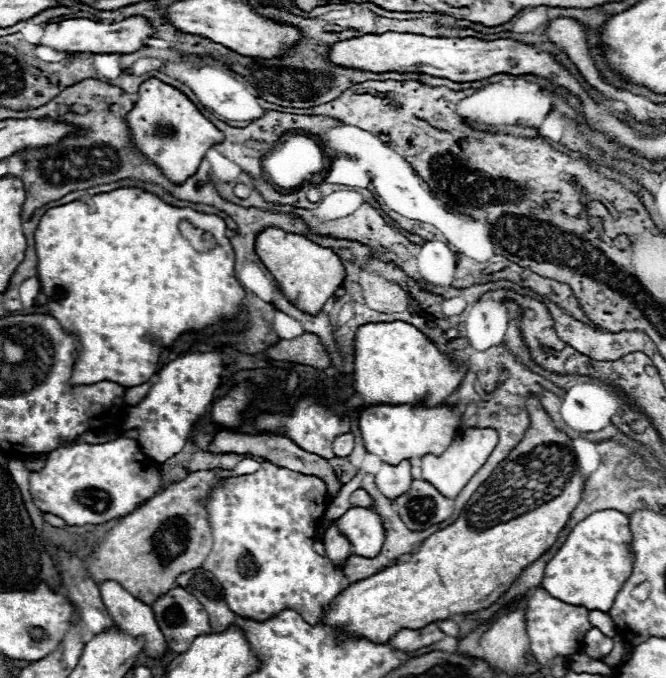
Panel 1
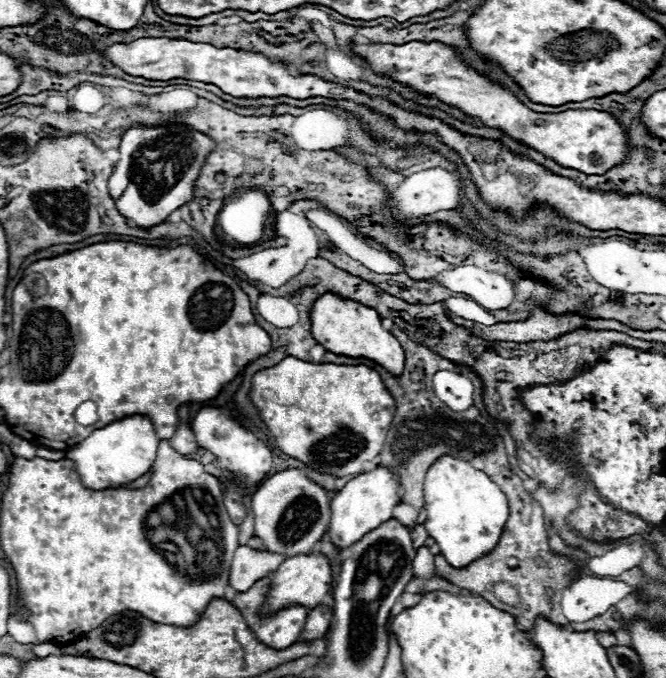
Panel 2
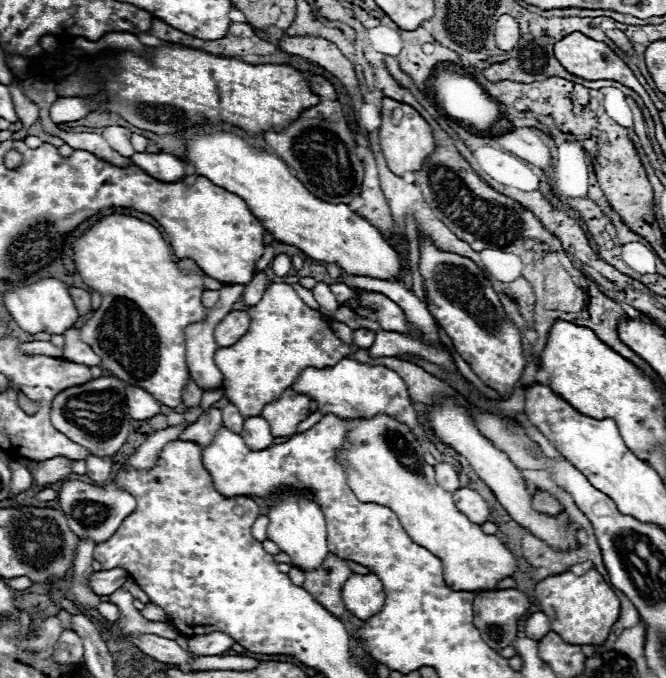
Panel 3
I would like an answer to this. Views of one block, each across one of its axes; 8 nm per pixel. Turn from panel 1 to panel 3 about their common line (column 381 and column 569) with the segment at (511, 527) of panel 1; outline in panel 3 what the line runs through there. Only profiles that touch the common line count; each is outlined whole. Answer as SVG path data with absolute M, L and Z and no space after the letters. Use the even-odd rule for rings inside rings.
M594 568L582 576L572 572L548 576L536 584L534 596L550 620L550 630L560 634L568 644L604 644L620 616L620 600Z

